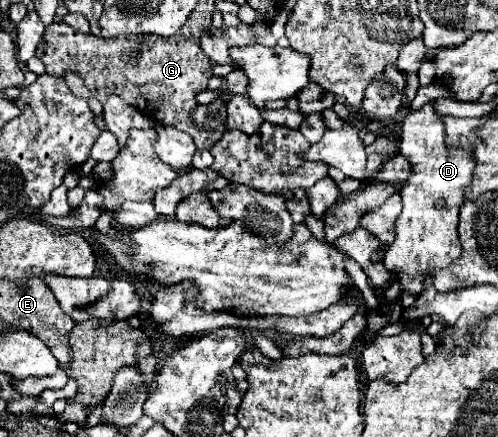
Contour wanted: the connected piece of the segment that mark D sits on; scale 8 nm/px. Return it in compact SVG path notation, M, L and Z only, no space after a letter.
M426 103L420 111L406 115L402 123L400 153L412 163L412 175L404 181L402 213L396 219L396 239L384 255L384 267L392 271L392 279L400 283L402 293L418 297L424 289L424 279L436 269L448 267L460 257L462 245L458 241L458 209L464 201L464 191L472 181L474 159L468 141L462 141L462 149L448 151L444 143L444 125L434 113L432 103Z

